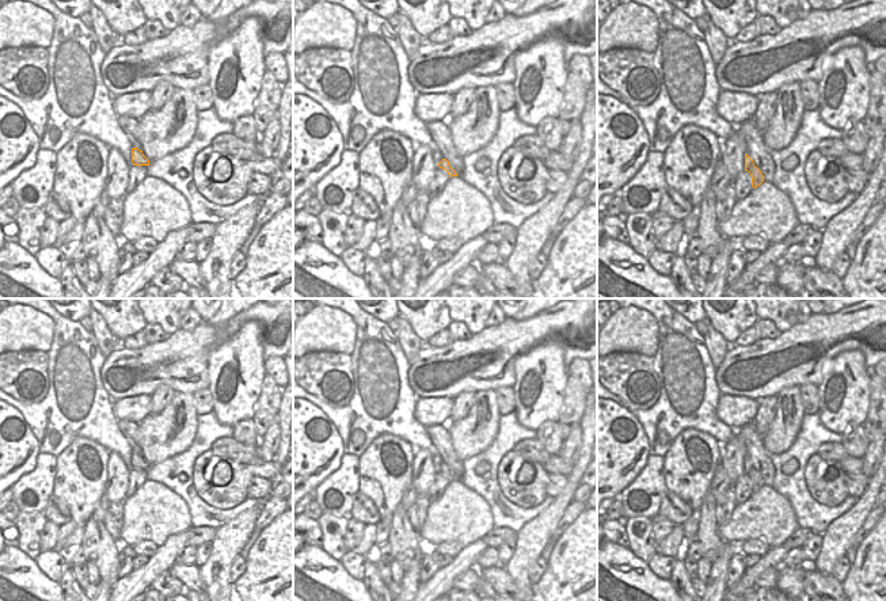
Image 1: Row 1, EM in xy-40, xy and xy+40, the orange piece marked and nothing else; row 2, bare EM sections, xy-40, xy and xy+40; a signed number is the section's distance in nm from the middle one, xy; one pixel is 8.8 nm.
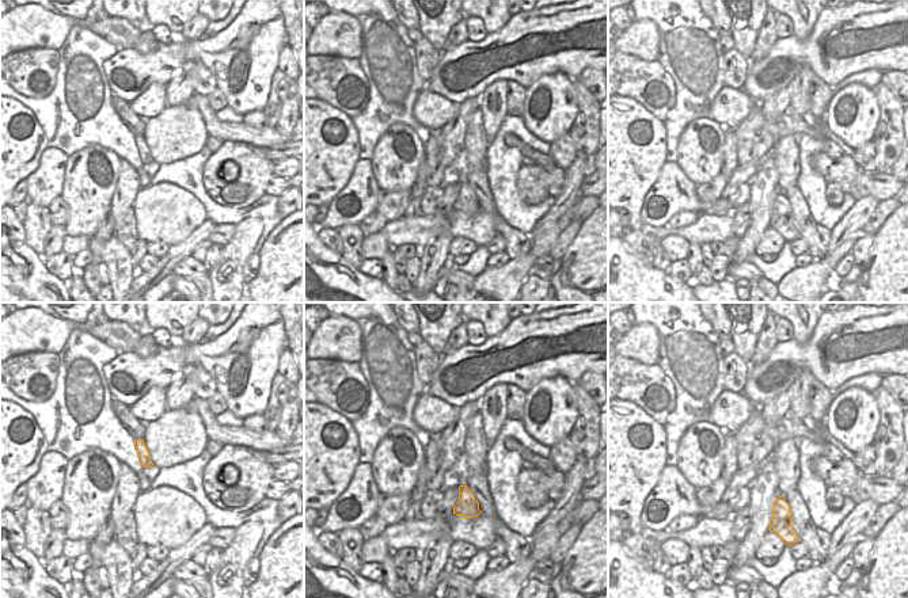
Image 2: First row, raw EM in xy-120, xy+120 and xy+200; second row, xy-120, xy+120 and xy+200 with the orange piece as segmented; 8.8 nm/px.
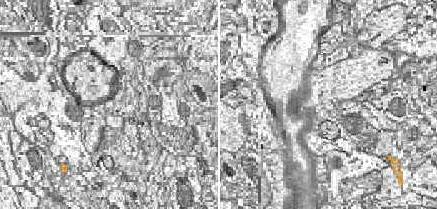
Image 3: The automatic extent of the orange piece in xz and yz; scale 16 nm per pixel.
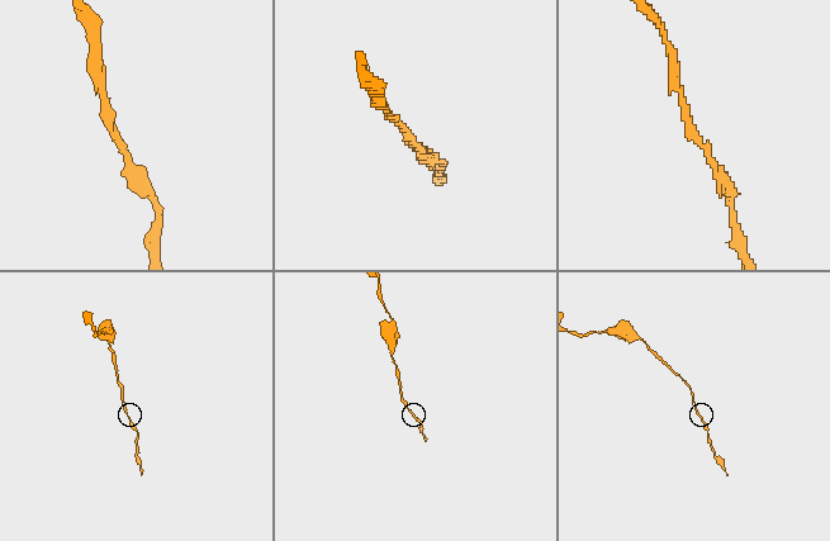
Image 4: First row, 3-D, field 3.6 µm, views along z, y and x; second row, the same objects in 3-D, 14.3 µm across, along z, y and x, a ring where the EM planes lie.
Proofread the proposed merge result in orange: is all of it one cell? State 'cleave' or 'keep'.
keep

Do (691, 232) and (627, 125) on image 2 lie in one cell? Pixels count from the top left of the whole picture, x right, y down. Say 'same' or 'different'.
same

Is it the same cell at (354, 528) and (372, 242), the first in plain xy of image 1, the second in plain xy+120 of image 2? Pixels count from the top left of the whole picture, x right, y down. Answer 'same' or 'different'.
different

